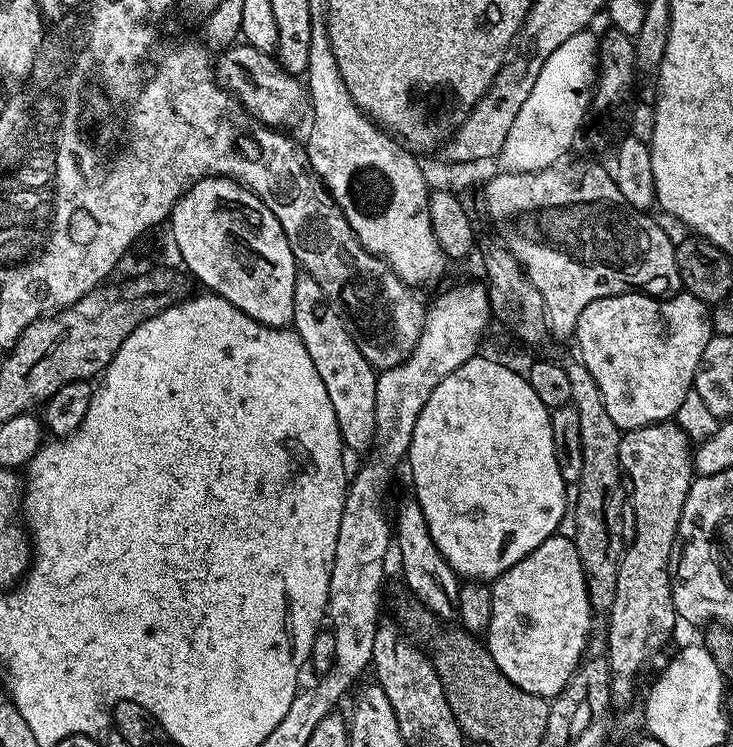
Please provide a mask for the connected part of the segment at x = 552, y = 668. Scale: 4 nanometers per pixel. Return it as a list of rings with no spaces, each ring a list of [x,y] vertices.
[[[563,534],[546,538],[522,562],[518,562],[504,575],[497,576],[491,585],[492,613],[486,629],[486,647],[498,670],[522,690],[535,696],[555,698],[572,676],[572,671],[582,659],[581,645],[585,643],[585,633],[572,632],[572,615],[585,611],[584,571],[576,553],[575,543]]]

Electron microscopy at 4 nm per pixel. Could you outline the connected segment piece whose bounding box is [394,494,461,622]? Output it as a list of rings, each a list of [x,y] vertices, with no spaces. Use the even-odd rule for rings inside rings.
[[[415,495],[401,502],[394,512],[394,548],[400,551],[400,572],[404,575],[404,584],[409,593],[415,596],[425,608],[435,616],[448,622],[457,615],[456,595],[461,586],[456,571],[446,562],[446,558],[438,550],[434,538],[430,538],[430,526],[426,522],[426,514],[422,514],[422,506]]]

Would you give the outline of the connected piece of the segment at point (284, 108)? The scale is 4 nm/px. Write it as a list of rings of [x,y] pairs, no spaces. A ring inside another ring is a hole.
[[[237,42],[221,51],[215,61],[216,80],[261,125],[284,126],[306,108],[306,88],[295,75],[287,72],[271,52]]]

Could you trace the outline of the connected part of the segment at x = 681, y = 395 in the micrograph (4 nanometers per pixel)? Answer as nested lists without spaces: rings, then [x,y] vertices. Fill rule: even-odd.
[[[681,290],[667,298],[646,296],[642,292],[627,292],[621,296],[607,296],[590,302],[590,306],[586,306],[586,310],[582,310],[582,314],[578,318],[574,341],[576,340],[577,346],[580,347],[580,353],[578,353],[580,363],[586,366],[586,370],[590,370],[594,382],[598,382],[598,390],[602,390],[602,402],[606,402],[606,410],[610,413],[610,419],[613,420],[614,426],[618,426],[622,430],[631,430],[651,424],[662,424],[675,417],[672,415],[683,406],[684,399],[690,396],[693,391],[696,371],[700,369],[702,362],[702,350],[706,350],[706,342],[710,342],[713,334],[712,313],[709,305],[703,304],[701,300],[694,298],[686,291]]]

